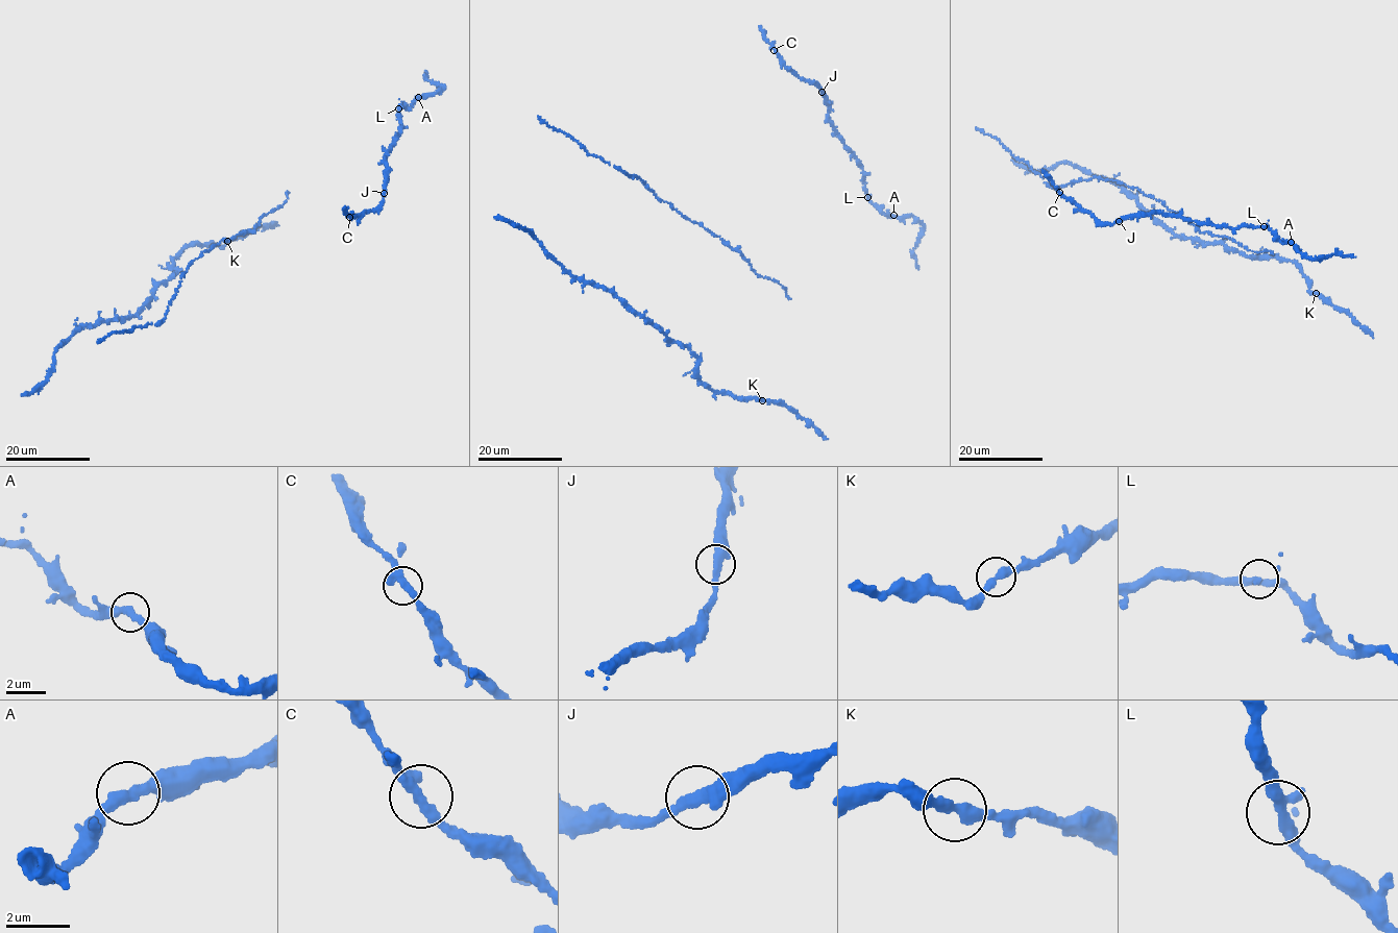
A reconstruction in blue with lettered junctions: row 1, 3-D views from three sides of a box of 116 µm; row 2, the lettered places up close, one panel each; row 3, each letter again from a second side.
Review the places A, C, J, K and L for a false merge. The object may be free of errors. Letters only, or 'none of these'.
none of these

